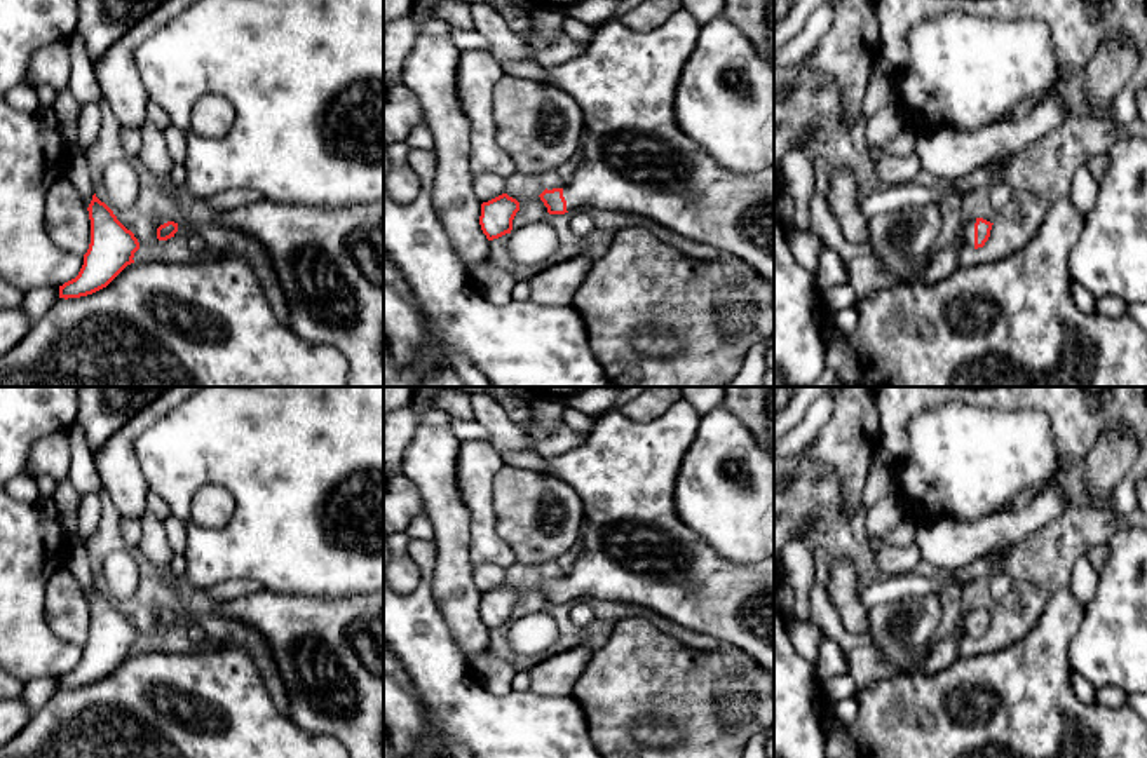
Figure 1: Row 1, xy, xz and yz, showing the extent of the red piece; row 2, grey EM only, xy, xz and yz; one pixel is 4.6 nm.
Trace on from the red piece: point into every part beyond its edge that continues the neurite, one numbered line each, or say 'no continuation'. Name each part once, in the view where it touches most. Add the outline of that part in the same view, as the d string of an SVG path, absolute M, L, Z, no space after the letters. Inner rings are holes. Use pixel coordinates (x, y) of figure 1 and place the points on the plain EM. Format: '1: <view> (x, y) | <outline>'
1: yz (970, 617) | M969 610L964 617L964 634L974 640L974 613L976 610Z

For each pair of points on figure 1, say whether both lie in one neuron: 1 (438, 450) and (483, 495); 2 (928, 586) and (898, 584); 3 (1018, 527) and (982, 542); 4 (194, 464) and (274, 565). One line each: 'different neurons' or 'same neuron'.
1: different neurons
2: same neuron
3: same neuron
4: same neuron

